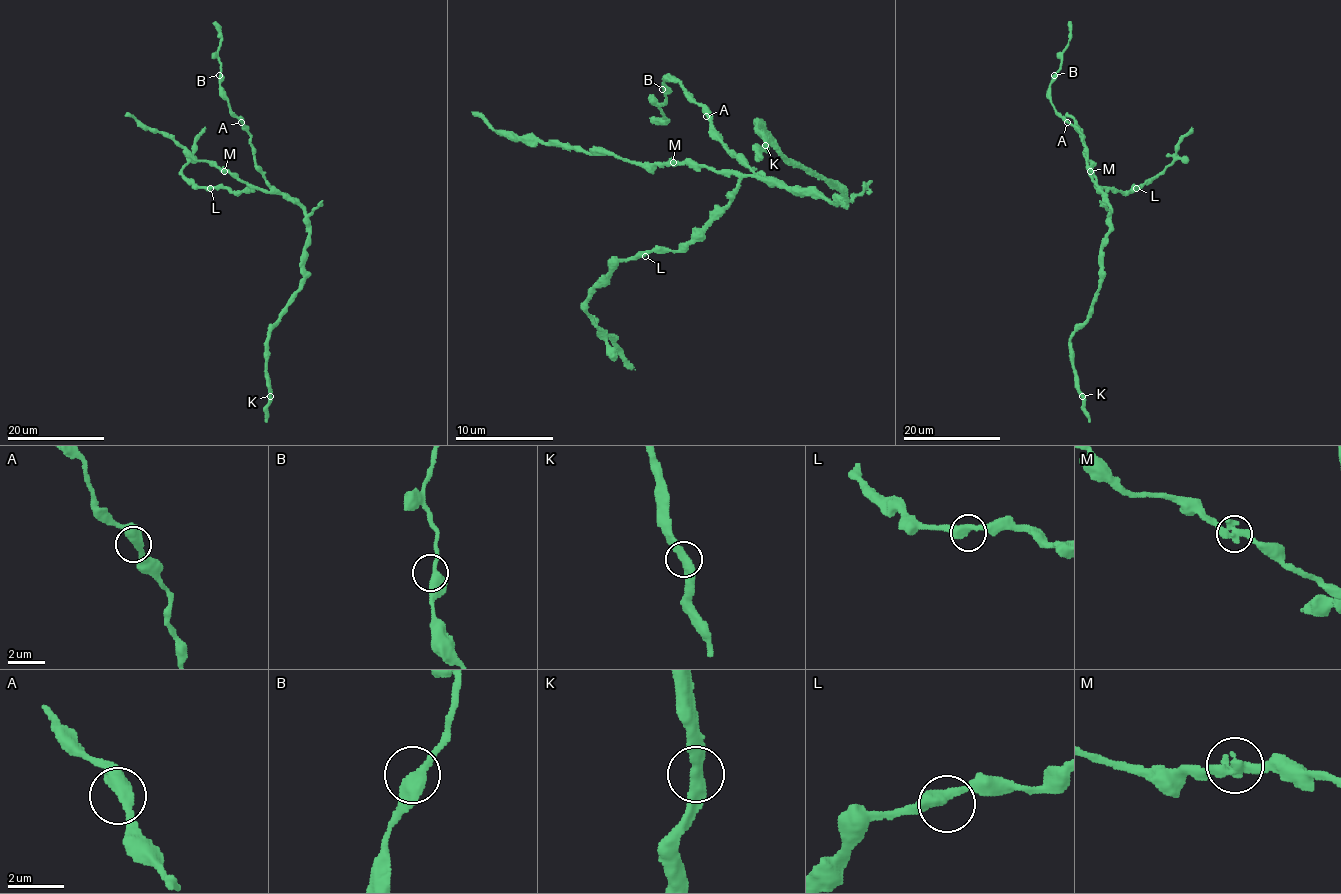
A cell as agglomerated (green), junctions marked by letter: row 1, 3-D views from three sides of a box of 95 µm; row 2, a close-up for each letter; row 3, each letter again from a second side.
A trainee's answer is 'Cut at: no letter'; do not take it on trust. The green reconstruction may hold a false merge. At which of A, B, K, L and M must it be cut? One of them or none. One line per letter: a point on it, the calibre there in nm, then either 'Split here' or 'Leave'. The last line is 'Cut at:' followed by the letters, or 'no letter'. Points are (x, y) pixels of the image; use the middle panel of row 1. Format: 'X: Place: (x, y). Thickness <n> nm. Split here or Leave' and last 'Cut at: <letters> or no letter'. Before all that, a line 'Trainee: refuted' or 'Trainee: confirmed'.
Trainee: confirmed
A: Place: (706, 116). Thickness 400 nm. Leave
B: Place: (662, 89). Thickness 440 nm. Leave
K: Place: (765, 145). Thickness 420 nm. Leave
L: Place: (645, 256). Thickness 400 nm. Leave
M: Place: (673, 162). Thickness 440 nm. Leave
Cut at: no letter

